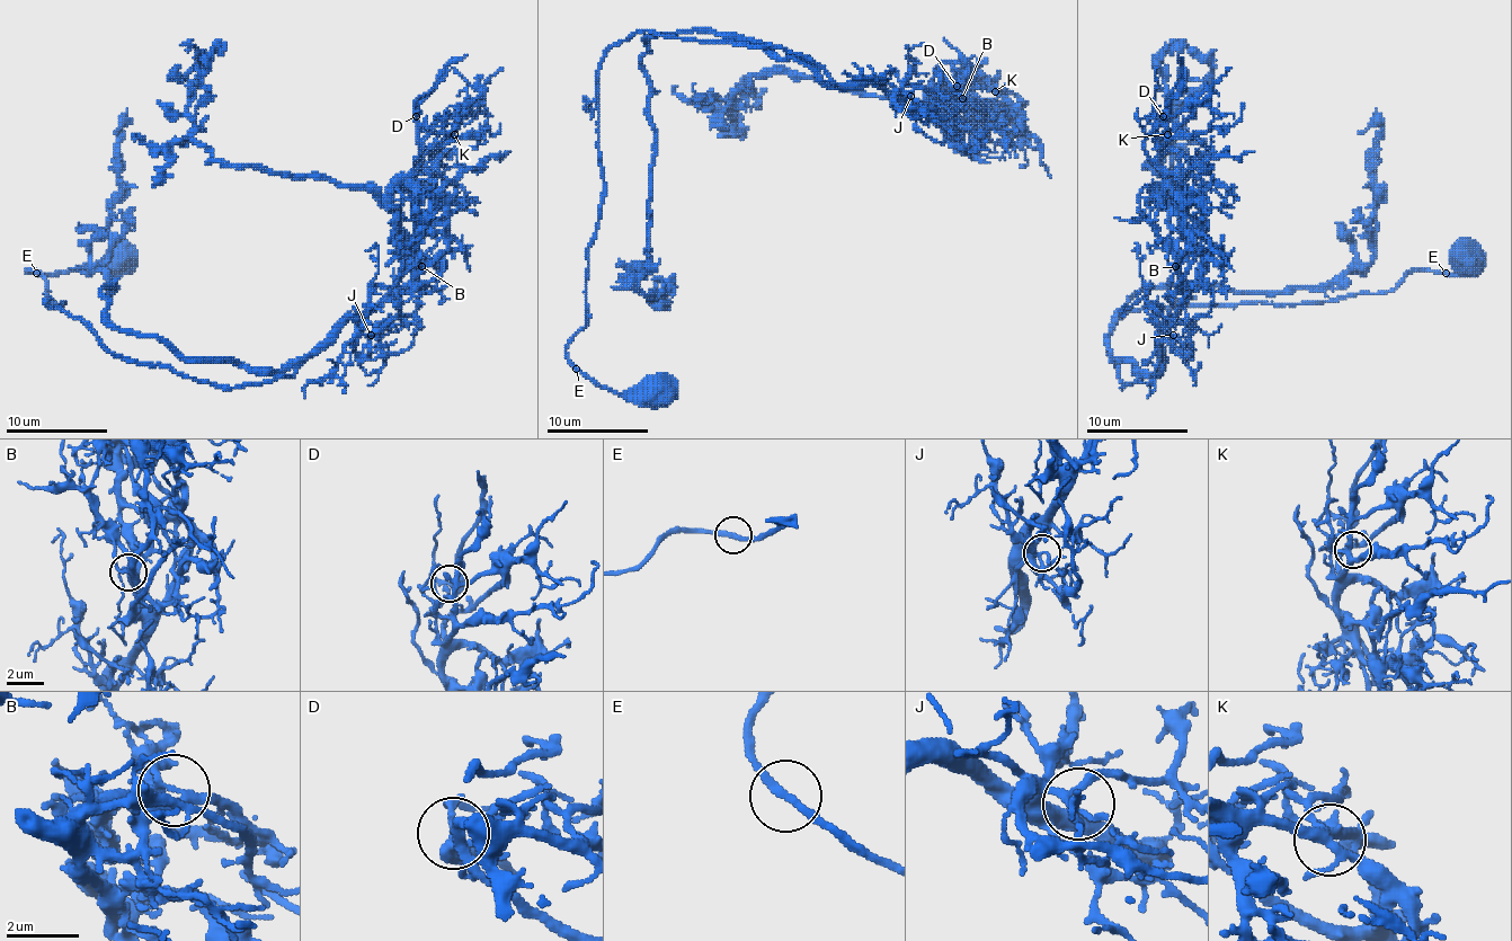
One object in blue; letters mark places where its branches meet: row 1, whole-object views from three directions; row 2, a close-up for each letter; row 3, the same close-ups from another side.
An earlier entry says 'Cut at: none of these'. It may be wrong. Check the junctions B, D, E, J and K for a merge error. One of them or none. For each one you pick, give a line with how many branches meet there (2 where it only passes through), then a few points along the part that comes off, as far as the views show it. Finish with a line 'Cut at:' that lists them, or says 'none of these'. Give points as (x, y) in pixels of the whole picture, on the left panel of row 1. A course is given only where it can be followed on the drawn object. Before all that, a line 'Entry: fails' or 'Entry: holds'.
Entry: fails
B: 5 | (421, 266), (432, 200), (419, 189), (399, 185), (385, 205), (327, 179), (211, 161), (188, 114), (190, 40)
Cut at: B

